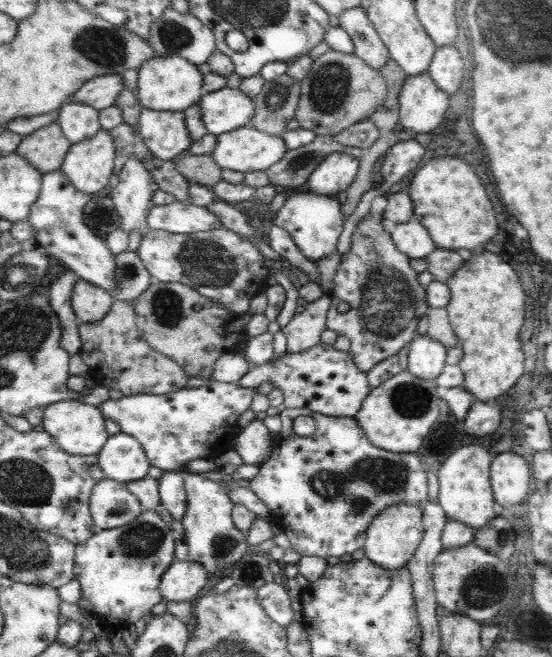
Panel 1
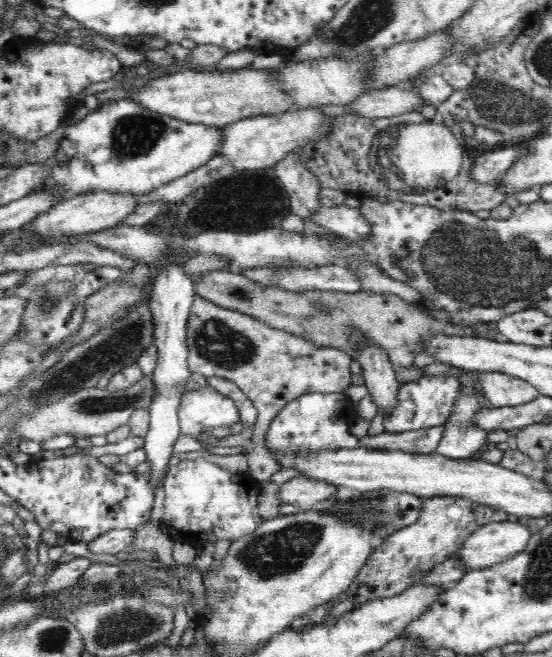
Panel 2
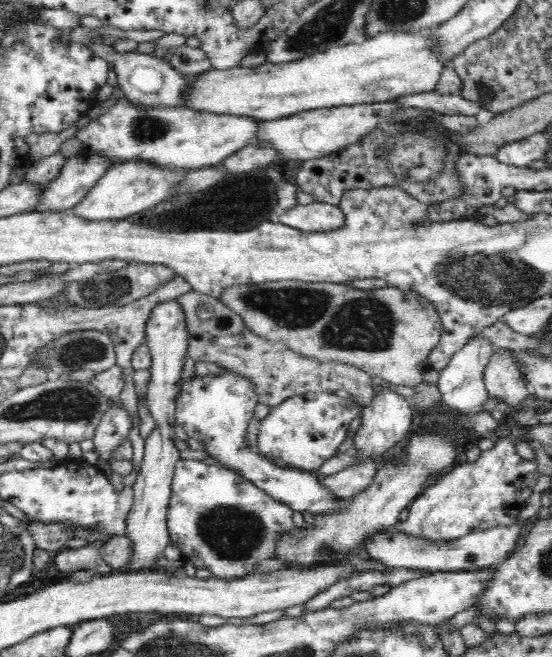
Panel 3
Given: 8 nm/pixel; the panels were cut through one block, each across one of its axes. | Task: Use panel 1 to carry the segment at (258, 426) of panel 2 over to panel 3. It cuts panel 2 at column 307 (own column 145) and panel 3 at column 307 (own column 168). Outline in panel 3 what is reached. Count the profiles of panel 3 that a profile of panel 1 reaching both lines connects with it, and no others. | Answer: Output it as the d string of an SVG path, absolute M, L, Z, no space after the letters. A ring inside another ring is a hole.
M190 290L178 298L178 303L186 317L189 336L187 349L192 360L212 362L222 370L236 372L239 376L248 378L255 386L258 402L270 408L282 404L288 397L306 393L346 390L353 401L363 408L378 396L378 392L372 388L372 377L360 368L341 362L320 362L290 350L285 344L270 342L267 338L256 336L238 314L217 299ZM202 304L208 304L212 308L212 318L202 320L198 316Z

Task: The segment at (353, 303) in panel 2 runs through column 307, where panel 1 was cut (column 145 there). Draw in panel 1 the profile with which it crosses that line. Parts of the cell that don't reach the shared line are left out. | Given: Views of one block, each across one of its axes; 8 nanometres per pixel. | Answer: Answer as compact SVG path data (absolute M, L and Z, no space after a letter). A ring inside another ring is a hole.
M152 279L150 287L132 305L136 314L135 322L142 331L144 340L156 351L174 359L189 378L211 379L216 359L224 353L235 352L238 343L246 342L249 338L244 324L241 324L240 315L230 313L180 282L159 282Z

